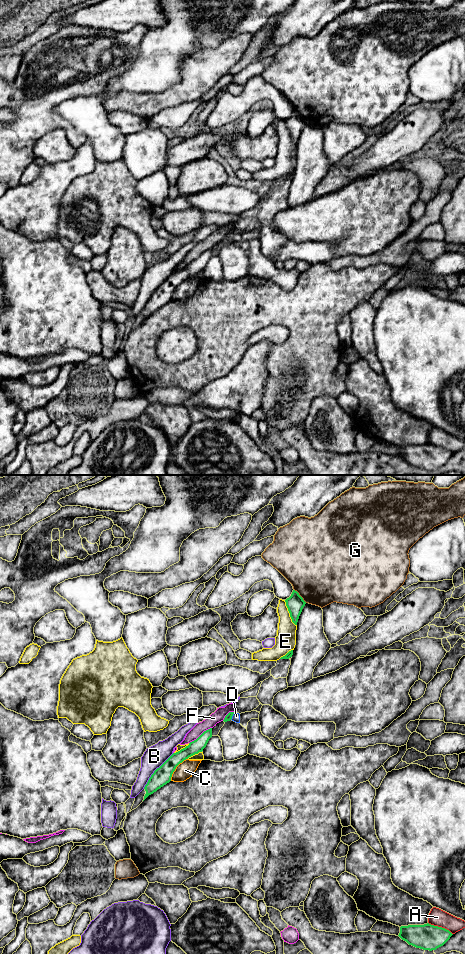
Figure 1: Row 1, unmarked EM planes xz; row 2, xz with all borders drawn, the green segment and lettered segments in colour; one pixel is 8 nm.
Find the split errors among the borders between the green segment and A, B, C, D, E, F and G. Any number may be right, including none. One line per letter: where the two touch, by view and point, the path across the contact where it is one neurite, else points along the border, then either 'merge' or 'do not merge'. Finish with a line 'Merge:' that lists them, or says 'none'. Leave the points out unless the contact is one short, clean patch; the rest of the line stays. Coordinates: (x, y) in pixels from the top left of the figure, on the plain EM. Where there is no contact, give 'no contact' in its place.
A: xz (440, 447) | do not merge
B: xz (155, 290) | do not merge
C: xz (175, 288) | do not merge
D: xz (232, 235) | along xz (234, 233), (230, 239) | do not merge
E: xz (289, 132) | do not merge
F: xz (201, 254) | do not merge
G: xz (300, 116) | do not merge
Merge: none

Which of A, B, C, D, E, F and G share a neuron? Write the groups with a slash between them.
A / B / C / D / E / F / G

